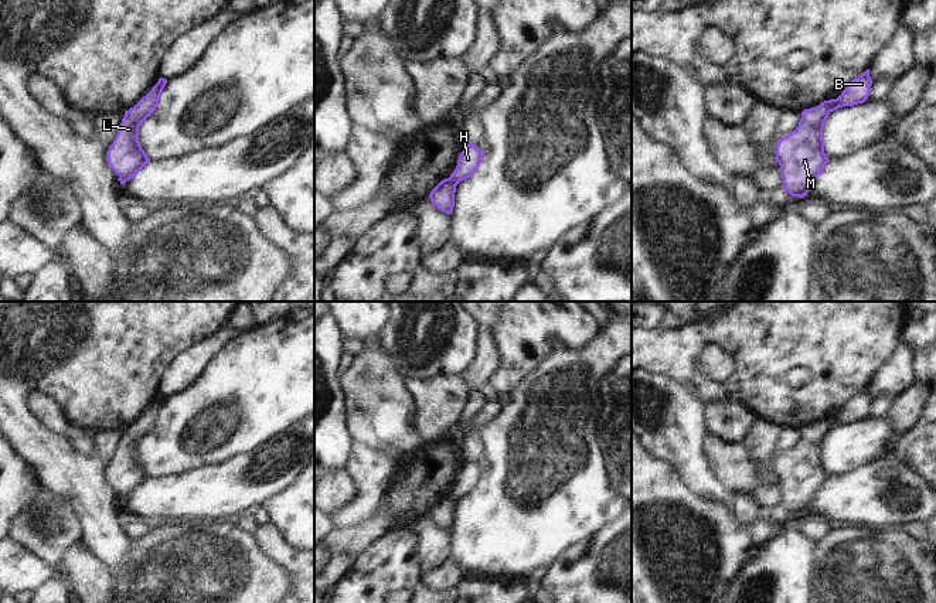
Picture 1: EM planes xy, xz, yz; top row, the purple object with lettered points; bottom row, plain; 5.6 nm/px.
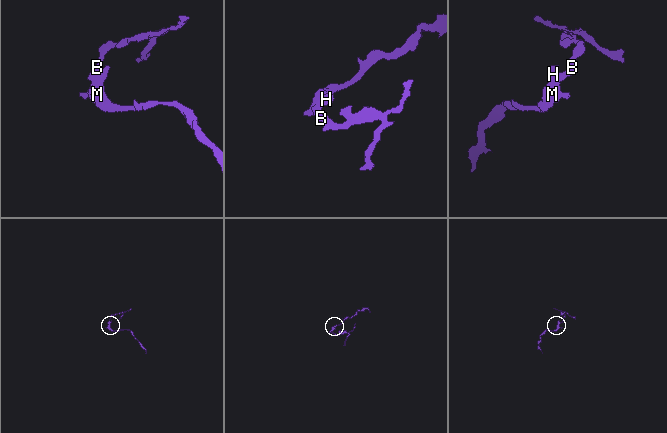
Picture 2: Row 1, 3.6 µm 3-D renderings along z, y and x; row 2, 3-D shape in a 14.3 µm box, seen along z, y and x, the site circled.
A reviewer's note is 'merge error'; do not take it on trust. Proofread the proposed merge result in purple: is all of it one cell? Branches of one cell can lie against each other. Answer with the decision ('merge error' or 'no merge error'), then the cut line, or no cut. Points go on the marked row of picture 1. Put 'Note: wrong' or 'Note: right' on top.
Note: wrong
no merge error | no cut

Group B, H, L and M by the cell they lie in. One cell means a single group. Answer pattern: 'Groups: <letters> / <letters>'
Groups: B H L M

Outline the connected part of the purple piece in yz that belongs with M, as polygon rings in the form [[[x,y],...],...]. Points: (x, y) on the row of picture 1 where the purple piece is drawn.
[[[869,69],[854,78],[837,99],[804,109],[799,126],[776,146],[784,190],[803,198],[830,161],[824,153],[823,127],[828,115],[843,106],[864,103],[869,96]]]

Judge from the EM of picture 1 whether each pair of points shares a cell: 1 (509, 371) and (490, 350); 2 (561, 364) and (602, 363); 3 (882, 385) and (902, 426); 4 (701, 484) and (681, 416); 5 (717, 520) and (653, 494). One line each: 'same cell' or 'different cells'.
1: different cells
2: same cell
3: different cells
4: same cell
5: same cell

